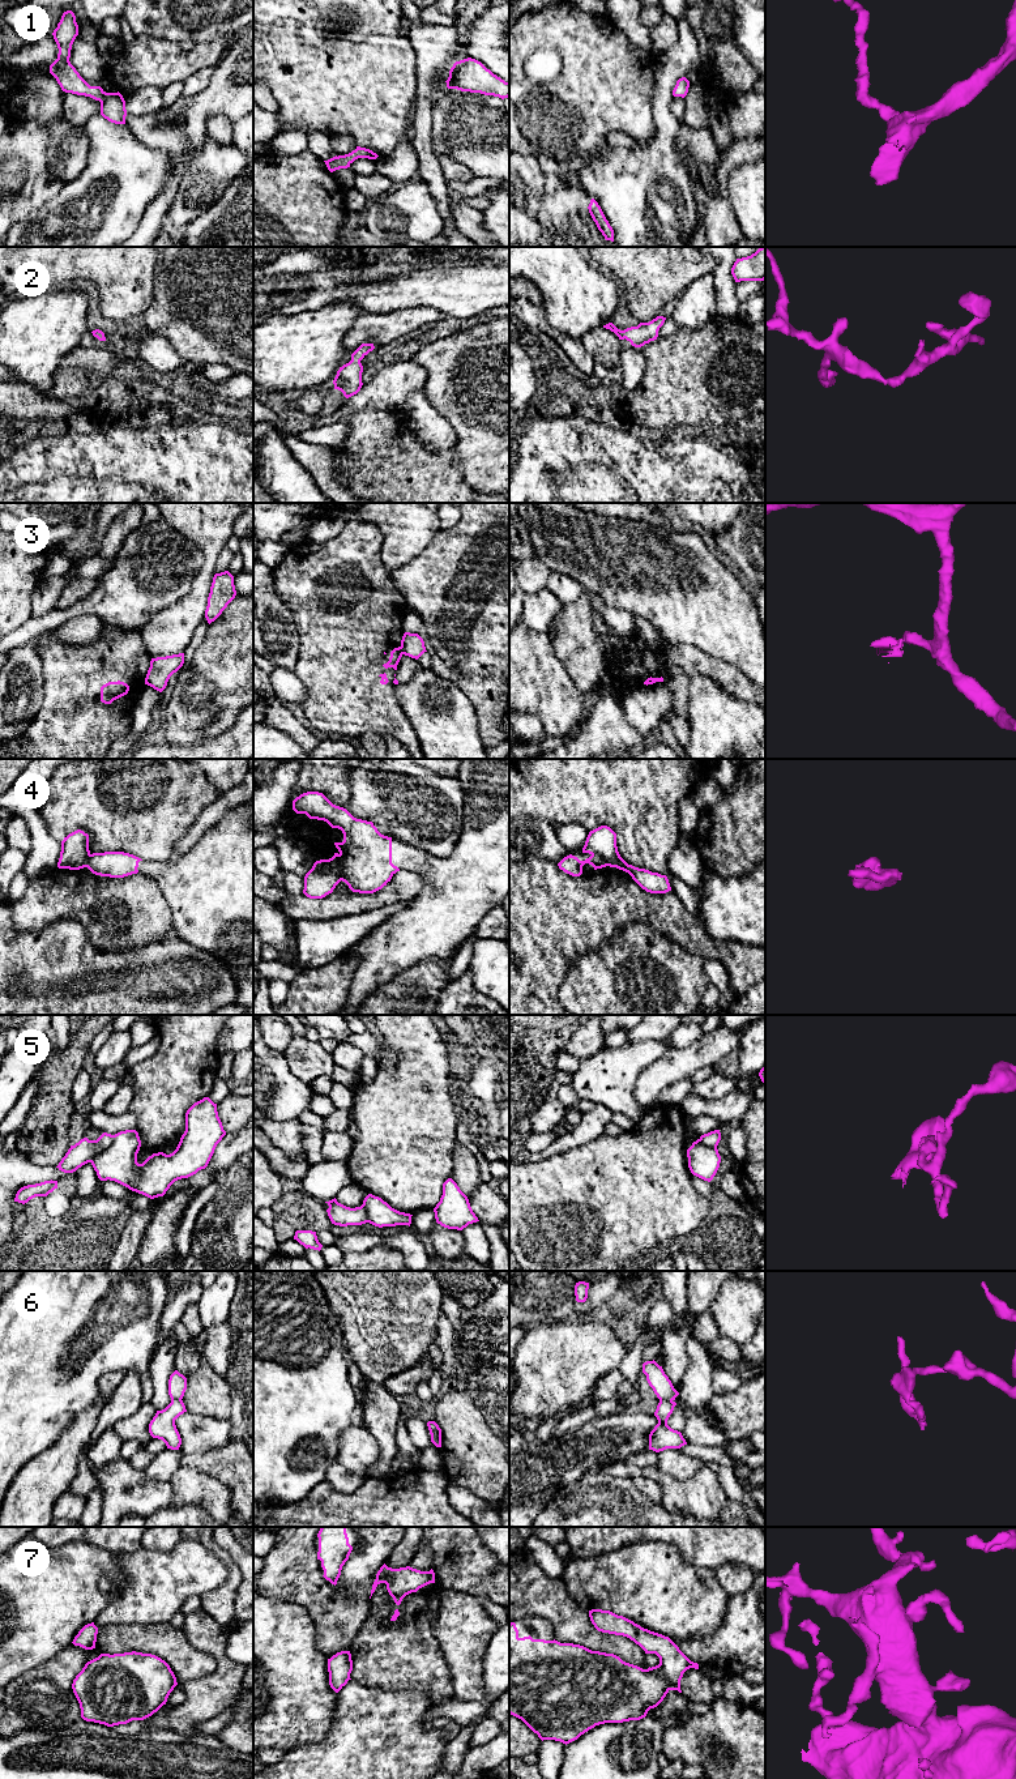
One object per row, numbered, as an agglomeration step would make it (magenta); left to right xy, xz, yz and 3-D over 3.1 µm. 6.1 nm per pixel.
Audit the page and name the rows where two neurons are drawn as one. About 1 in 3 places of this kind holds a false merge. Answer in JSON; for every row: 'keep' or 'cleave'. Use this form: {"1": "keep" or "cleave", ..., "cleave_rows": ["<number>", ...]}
{"1": "keep", "2": "keep", "3": "cleave", "4": "cleave", "5": "cleave", "6": "cleave", "7": "keep", "cleave_rows": ["3", "4", "5", "6"]}

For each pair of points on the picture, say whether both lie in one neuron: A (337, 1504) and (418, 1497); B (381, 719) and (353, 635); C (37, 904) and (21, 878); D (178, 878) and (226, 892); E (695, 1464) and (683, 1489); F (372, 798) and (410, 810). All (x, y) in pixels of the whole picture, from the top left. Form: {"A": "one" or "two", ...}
{"A": "one", "B": "one", "C": "two", "D": "one", "E": "two", "F": "one"}

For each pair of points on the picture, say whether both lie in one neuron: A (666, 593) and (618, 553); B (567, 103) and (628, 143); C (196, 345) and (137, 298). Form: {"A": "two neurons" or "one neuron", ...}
{"A": "one neuron", "B": "two neurons", "C": "two neurons"}

